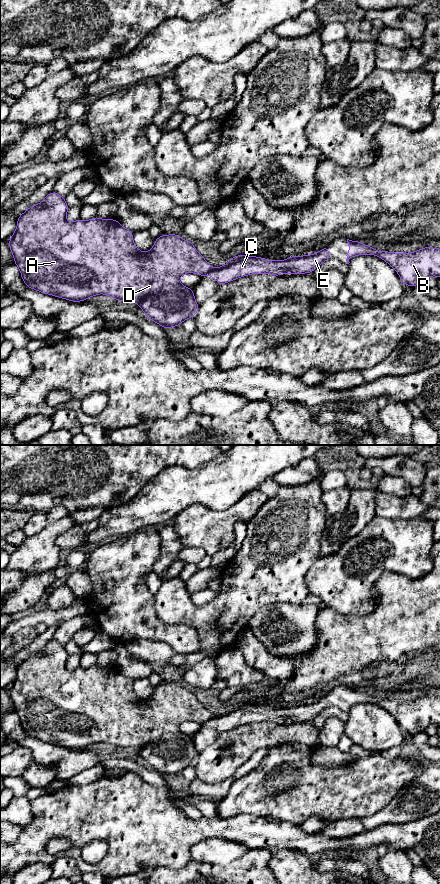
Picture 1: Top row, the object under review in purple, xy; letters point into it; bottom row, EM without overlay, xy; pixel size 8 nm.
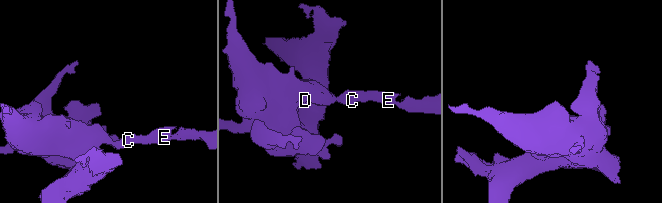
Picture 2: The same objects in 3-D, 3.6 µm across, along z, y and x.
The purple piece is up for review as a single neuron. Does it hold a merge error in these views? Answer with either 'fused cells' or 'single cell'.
fused cells

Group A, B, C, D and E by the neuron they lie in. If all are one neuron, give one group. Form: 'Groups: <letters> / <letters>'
Groups: A D / B C E

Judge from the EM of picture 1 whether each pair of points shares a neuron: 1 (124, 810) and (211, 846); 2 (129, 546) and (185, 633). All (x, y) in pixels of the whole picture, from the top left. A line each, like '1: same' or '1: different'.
1: different
2: same

